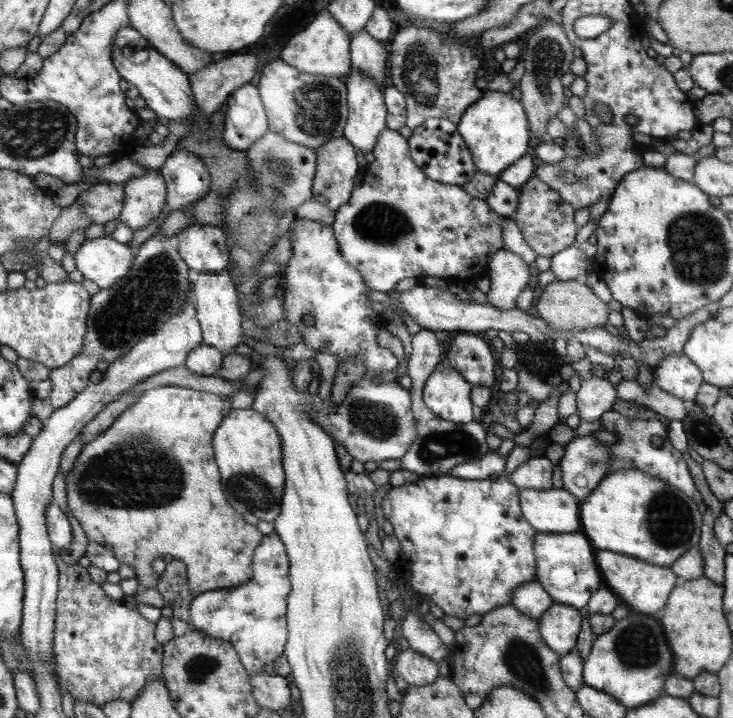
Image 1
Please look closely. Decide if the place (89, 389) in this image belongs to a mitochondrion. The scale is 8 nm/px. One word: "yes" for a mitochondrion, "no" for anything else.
no

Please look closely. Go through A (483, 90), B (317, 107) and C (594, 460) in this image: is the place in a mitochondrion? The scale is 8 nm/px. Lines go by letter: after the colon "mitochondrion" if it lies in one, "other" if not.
A: other
B: mitochondrion
C: mitochondrion

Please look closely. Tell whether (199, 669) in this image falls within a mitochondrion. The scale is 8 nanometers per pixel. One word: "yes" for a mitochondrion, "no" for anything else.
yes

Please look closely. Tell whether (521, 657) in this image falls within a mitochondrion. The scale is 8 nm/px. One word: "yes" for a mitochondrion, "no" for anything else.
yes

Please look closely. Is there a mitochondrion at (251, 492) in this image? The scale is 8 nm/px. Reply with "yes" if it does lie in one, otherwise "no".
yes

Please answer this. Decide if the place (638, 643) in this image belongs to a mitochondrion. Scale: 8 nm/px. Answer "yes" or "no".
yes

